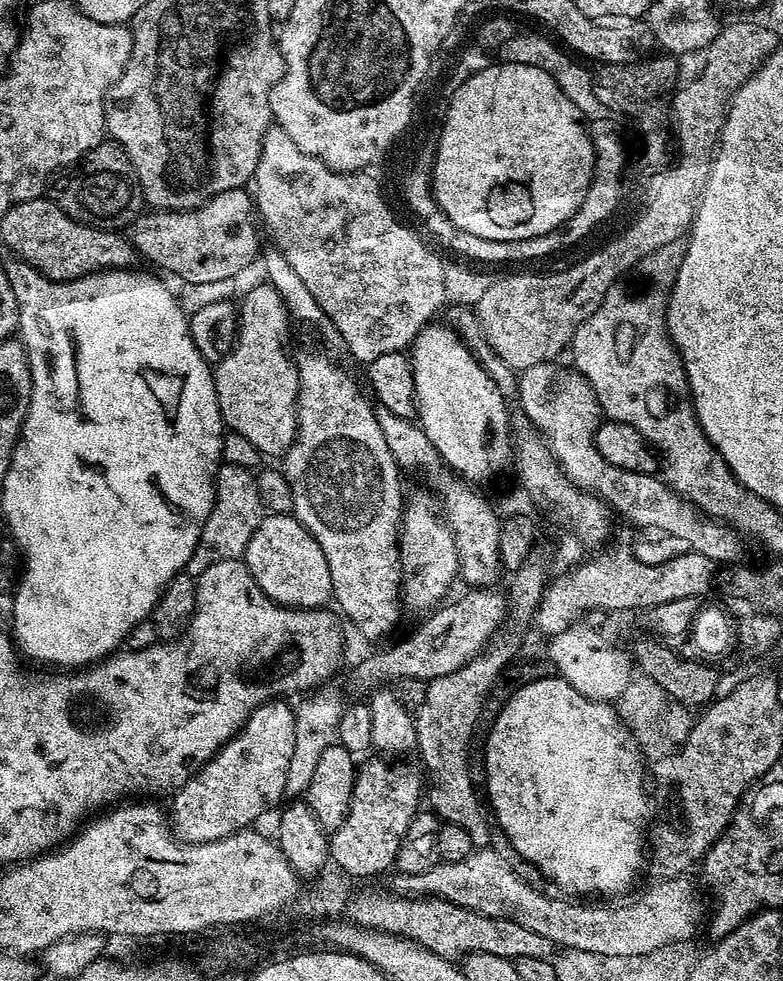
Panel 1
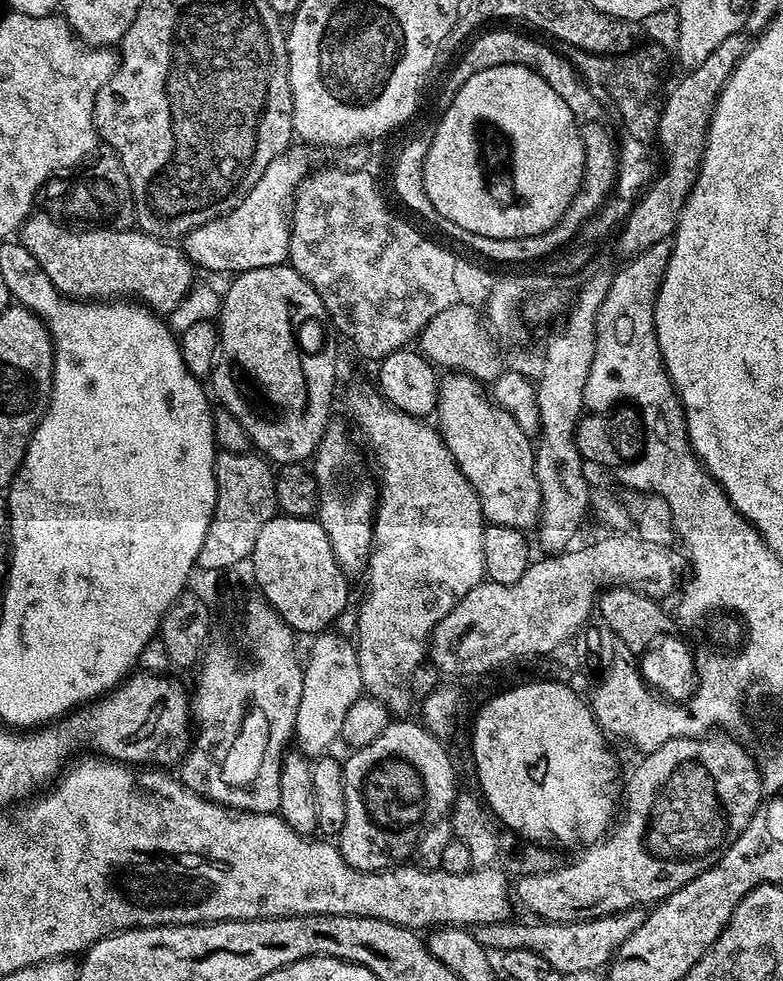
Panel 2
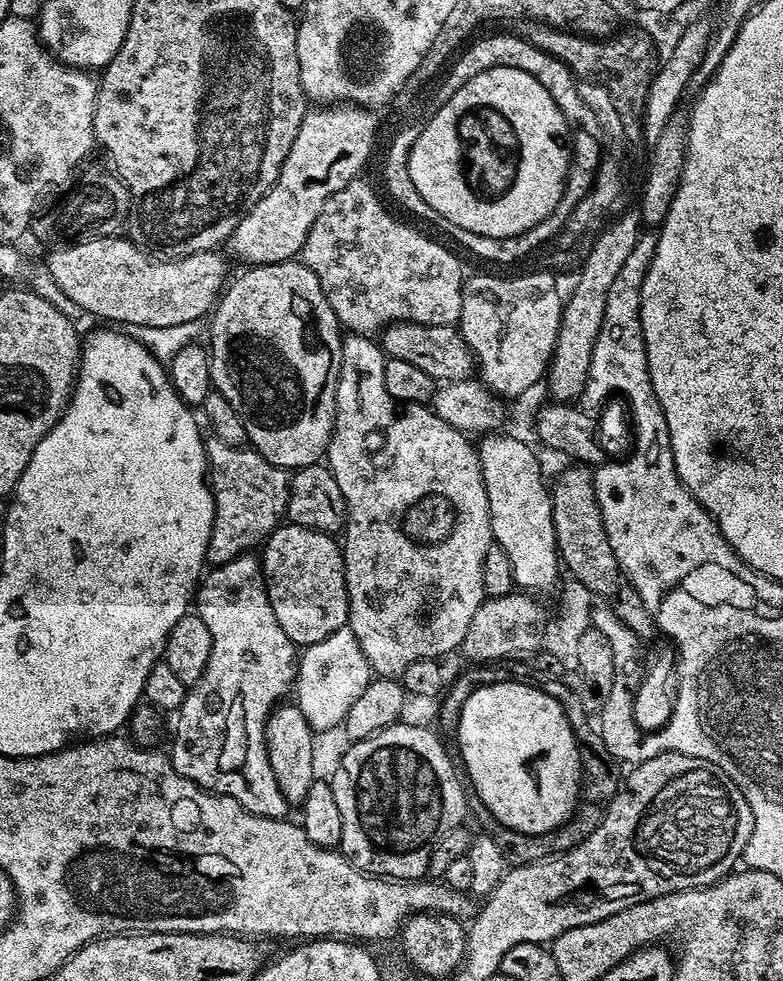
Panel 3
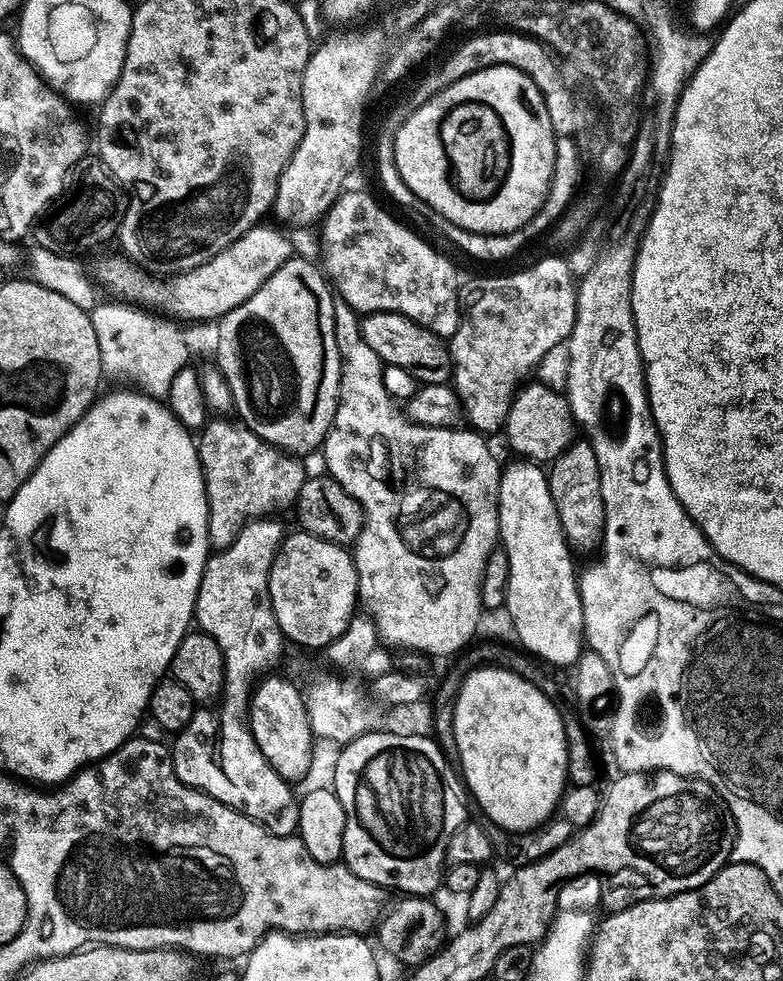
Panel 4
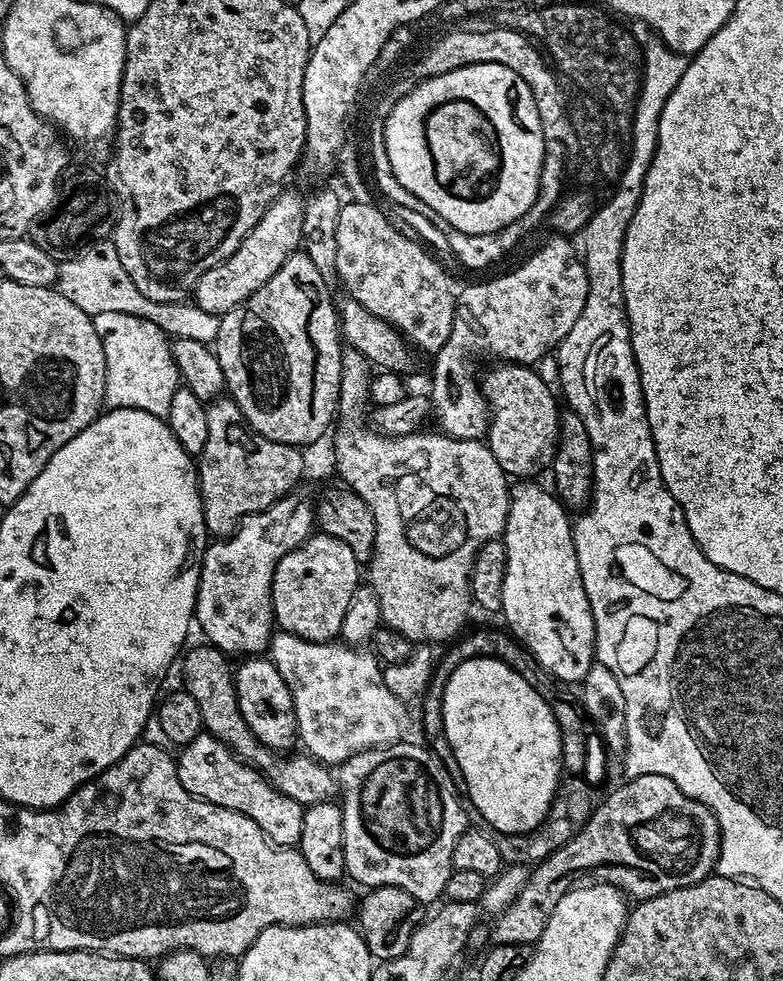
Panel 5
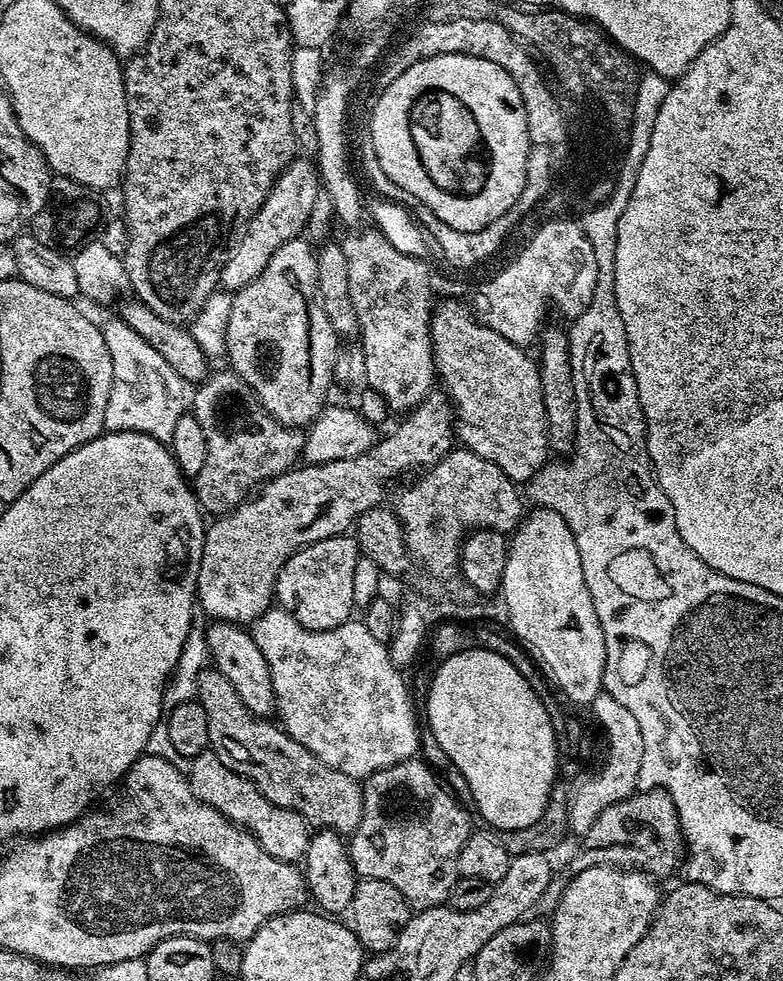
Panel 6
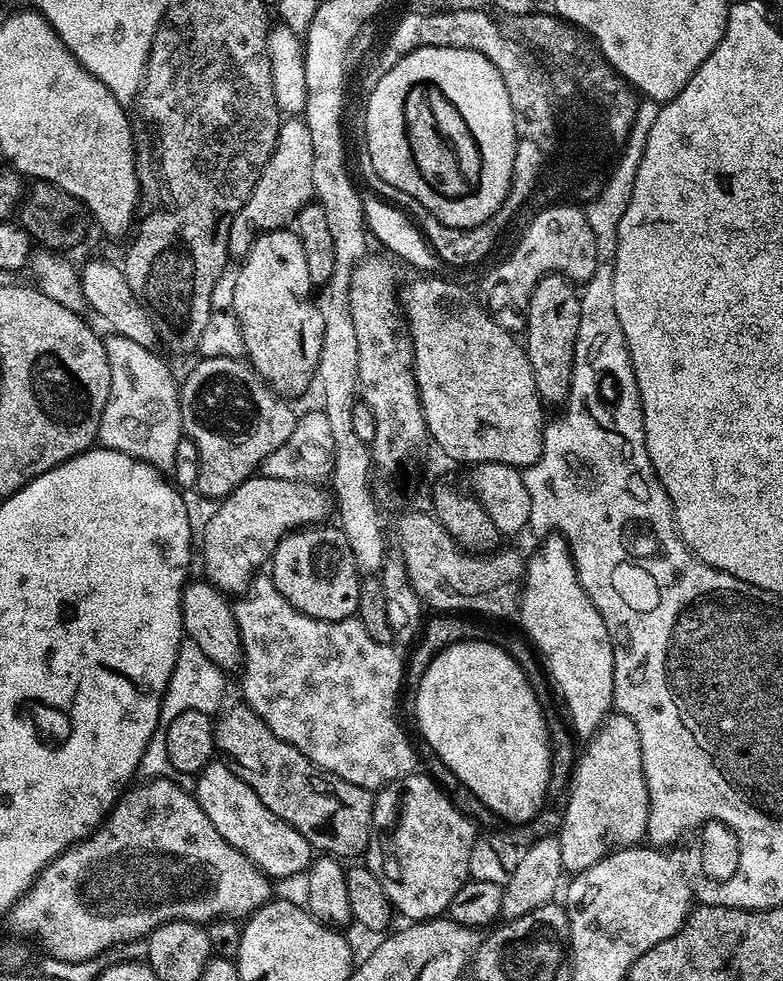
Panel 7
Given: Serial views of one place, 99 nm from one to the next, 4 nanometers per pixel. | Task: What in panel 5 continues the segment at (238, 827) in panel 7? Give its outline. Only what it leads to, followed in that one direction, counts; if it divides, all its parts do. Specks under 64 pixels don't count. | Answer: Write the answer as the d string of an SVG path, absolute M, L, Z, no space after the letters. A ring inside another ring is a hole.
M202 734L194 742L179 749L176 760L178 782L191 796L240 812L260 827L273 844L299 845L305 805L286 798L273 784L269 784L256 769L238 759L220 740Z

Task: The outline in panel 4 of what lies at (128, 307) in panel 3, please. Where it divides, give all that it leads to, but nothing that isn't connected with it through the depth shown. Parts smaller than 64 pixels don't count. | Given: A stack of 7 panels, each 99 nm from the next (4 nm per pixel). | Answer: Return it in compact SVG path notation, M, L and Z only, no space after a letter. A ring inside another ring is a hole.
M264 227L251 228L249 232L242 234L242 238L238 238L233 244L226 246L218 254L214 254L214 258L210 258L205 264L194 270L177 272L167 278L161 278L159 275L141 268L139 264L133 264L127 256L117 254L117 256L104 256L97 262L94 280L97 285L100 283L112 295L109 297L115 298L117 301L127 302L145 310L157 308L160 311L157 313L168 318L175 318L180 322L185 322L184 320L216 322L221 316L234 310L234 306L242 306L242 302L246 302L246 298L250 298L250 294L254 294L254 290L258 290L258 286L262 286L262 282L266 282L266 278L270 278L270 274L274 274L274 270L278 270L286 261L293 259L294 252L292 252L291 242L276 229Z

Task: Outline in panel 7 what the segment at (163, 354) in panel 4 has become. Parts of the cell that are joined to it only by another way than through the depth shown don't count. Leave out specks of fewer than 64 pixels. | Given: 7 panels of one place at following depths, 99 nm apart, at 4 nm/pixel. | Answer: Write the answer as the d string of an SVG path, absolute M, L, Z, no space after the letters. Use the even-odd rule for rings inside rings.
M115 334L105 335L103 342L110 362L110 394L96 435L99 447L125 452L155 468L171 470L182 438L178 380L153 349Z

